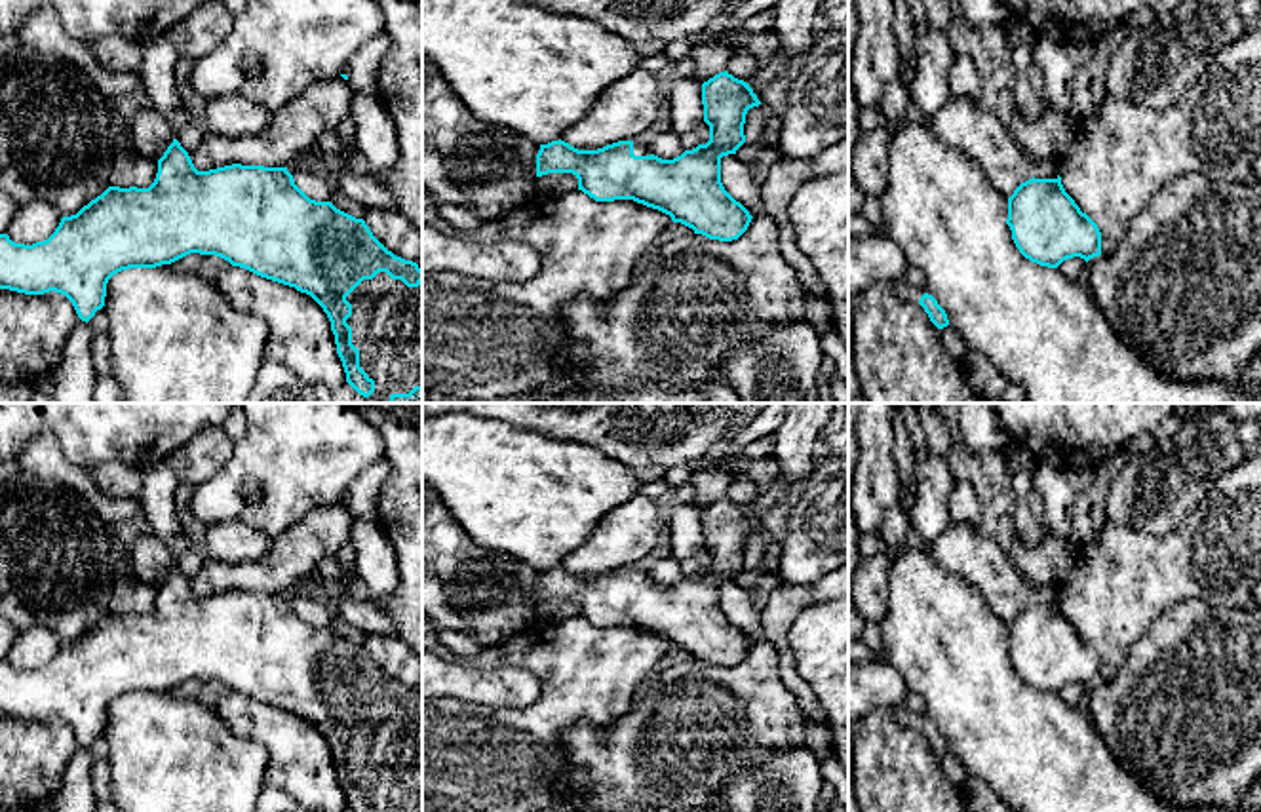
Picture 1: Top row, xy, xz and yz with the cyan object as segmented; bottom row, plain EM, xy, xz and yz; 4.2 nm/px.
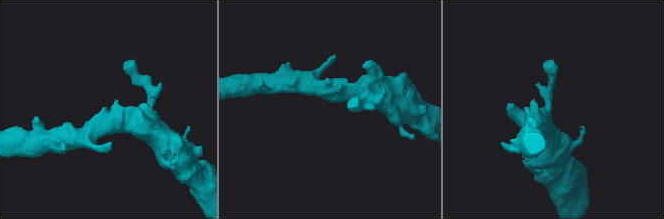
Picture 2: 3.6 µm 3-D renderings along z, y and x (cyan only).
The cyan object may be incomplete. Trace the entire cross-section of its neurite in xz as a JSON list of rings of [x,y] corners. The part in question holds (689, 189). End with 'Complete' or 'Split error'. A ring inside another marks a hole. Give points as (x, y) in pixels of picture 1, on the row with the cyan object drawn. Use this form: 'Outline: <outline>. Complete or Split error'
Outline: [[[719,72],[702,84],[704,122],[709,141],[662,160],[649,146],[618,141],[597,150],[578,150],[565,141],[540,145],[536,177],[572,173],[578,190],[595,202],[633,200],[658,209],[709,240],[738,240],[749,211],[721,183],[721,158],[746,143],[744,124],[761,101],[744,80]]]. Split error

